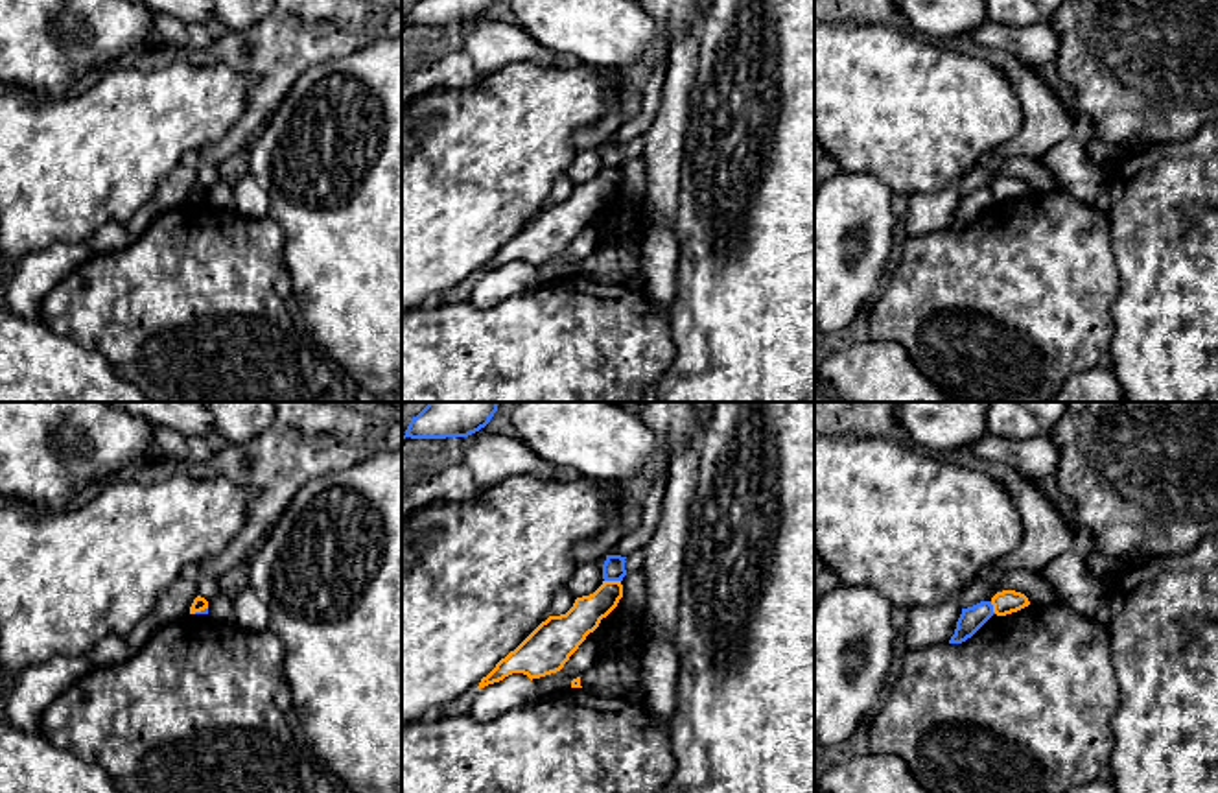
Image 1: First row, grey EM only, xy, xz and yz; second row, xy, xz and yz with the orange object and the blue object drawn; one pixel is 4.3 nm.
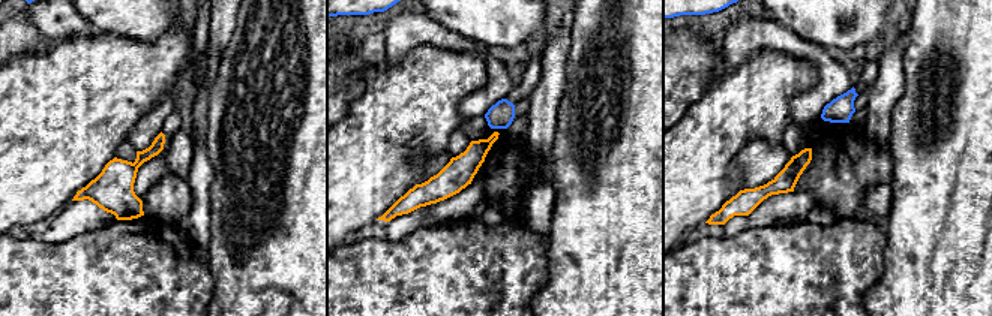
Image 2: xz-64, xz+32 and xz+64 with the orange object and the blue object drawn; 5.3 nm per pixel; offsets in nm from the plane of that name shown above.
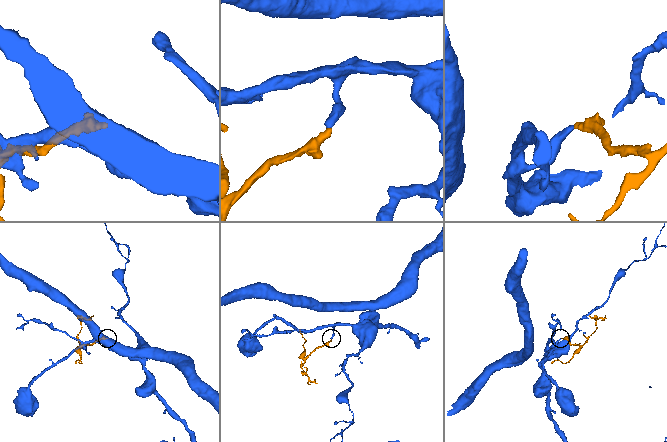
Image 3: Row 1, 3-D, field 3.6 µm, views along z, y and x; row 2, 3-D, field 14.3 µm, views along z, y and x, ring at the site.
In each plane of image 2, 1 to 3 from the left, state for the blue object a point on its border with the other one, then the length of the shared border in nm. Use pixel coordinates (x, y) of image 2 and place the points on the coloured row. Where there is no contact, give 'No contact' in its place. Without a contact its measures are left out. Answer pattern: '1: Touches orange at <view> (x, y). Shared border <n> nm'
1: No contact
2: No contact
3: No contact

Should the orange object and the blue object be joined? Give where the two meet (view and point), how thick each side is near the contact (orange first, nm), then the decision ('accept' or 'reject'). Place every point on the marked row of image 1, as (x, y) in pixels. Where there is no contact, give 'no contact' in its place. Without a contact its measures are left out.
xz (612, 581) | 140/100 nm | reject

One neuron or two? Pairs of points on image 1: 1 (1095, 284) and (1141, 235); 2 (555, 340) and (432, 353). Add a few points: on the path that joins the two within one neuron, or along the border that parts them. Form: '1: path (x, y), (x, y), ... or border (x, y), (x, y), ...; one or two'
1: border (1108, 220), (1117, 270), (1112, 305); two
2: path (524, 349), (463, 351); one

